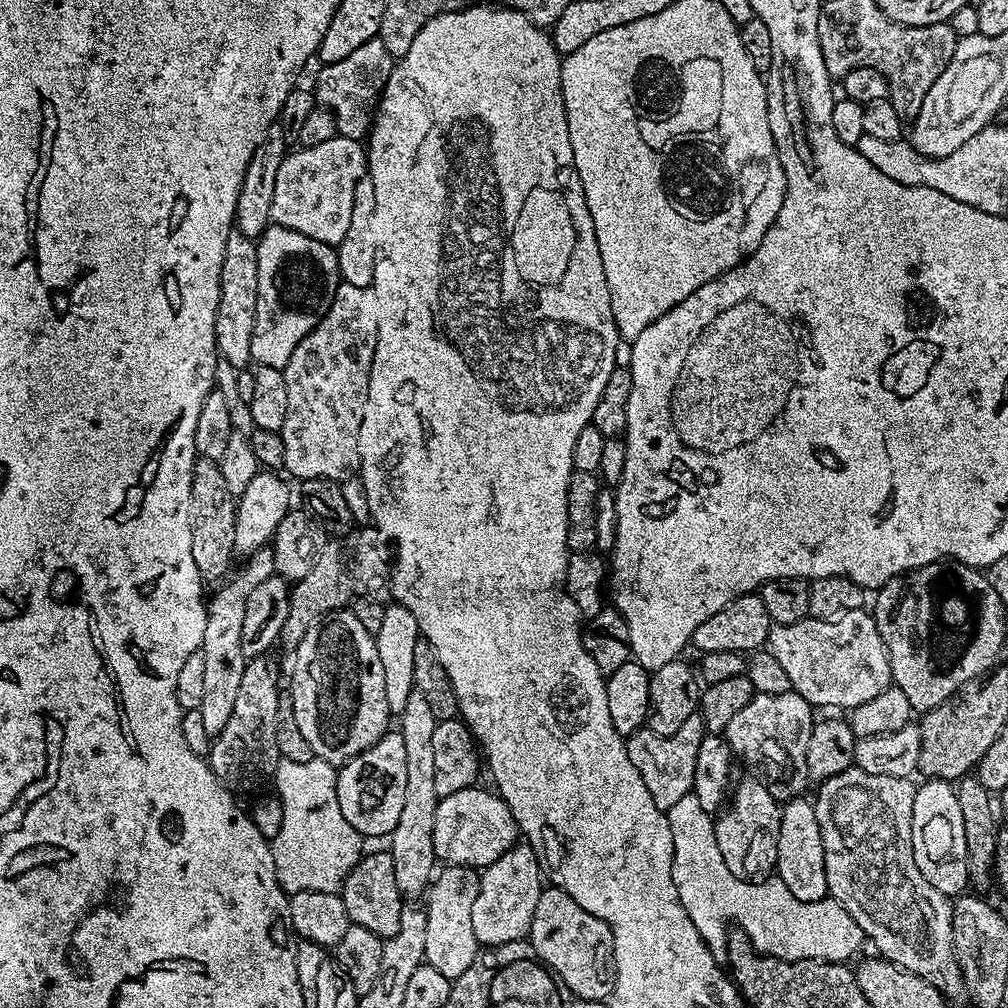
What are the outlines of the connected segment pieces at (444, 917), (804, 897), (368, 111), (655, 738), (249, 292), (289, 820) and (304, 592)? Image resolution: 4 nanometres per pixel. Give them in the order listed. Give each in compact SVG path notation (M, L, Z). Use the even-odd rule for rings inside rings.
M454 864L441 867L426 892L426 950L424 959L438 974L446 974L448 980L456 980L474 962L478 945L474 938L474 926L470 926L470 910L480 889L479 875L473 869Z
M793 798L783 805L780 814L780 829L778 830L778 858L776 859L775 875L798 898L798 902L818 902L828 896L826 882L826 858L822 850L822 830L818 826L816 805L811 799Z
M377 38L358 46L354 54L346 54L346 58L339 62L330 62L319 69L321 72L316 76L314 87L316 103L334 114L339 135L363 141L371 133L376 109L380 107L380 96L384 93L393 67L394 57Z
M699 714L686 718L679 730L669 736L654 734L646 726L626 736L624 745L626 754L630 754L630 762L634 762L634 770L642 774L642 782L646 782L646 790L650 790L650 798L654 798L654 806L668 813L674 802L689 795L694 786L694 765L698 759L698 746L702 746L702 738L706 734L704 720Z
M231 231L226 238L226 254L222 254L222 274L220 275L220 297L218 298L218 310L214 322L214 334L216 335L216 351L219 359L230 362L230 366L243 369L252 360L250 342L254 338L254 322L258 314L258 250L256 240L246 238L246 234Z
M315 758L310 762L281 760L276 768L275 795L282 808L282 824L270 843L276 877L285 893L339 893L350 870L354 870L360 857L365 855L365 837L346 822L338 806L336 774L333 765Z
M356 526L350 534L329 539L316 555L306 578L291 585L288 593L290 610L286 614L286 626L282 626L279 647L296 649L302 638L306 638L306 630L324 616L347 609L360 597L375 597L383 588L385 591L390 580L390 560L384 557L383 546L380 532L374 526Z

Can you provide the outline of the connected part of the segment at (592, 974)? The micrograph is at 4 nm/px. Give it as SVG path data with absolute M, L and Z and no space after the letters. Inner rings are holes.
M551 886L541 891L538 906L534 906L530 942L540 963L551 969L575 996L601 1002L611 996L616 985L616 963L610 926L602 918L594 918L590 910L582 910L570 894Z

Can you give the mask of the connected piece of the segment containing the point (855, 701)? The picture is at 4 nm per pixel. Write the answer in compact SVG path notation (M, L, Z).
M868 610L851 612L835 622L809 618L793 624L773 624L766 648L786 669L792 691L813 706L851 710L893 687L890 658L882 634L878 634L876 617Z

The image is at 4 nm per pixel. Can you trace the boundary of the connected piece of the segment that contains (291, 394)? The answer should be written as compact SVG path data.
M341 283L336 287L336 297L321 318L318 326L290 354L290 362L282 369L286 382L286 422L279 434L284 447L283 471L296 476L297 481L326 478L339 481L357 467L358 430L362 430L362 414L366 414L366 398L370 386L370 366L378 342L378 302L374 290Z

